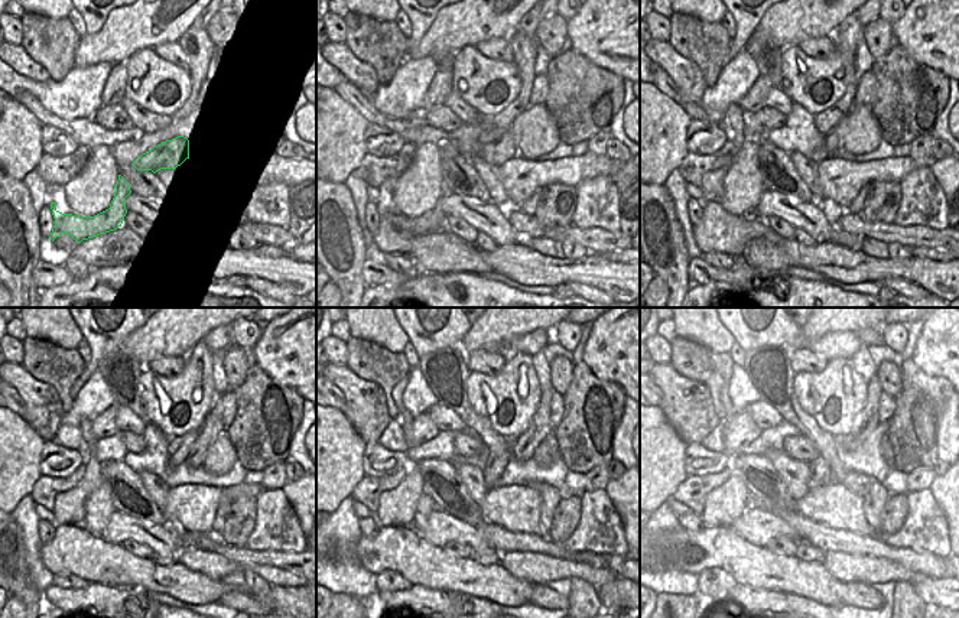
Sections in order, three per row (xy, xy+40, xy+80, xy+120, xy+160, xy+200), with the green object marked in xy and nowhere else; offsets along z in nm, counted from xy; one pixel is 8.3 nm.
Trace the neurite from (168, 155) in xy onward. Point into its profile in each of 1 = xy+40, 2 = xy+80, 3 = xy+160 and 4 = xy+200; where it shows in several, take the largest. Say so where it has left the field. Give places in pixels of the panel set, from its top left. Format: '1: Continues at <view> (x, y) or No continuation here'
1: Continues at xy+40 (497, 152)
2: Continues at xy+80 (834, 140)
3: Continues at xy+160 (524, 445)
4: Continues at xy+200 (870, 413)

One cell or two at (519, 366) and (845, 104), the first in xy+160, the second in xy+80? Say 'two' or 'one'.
two

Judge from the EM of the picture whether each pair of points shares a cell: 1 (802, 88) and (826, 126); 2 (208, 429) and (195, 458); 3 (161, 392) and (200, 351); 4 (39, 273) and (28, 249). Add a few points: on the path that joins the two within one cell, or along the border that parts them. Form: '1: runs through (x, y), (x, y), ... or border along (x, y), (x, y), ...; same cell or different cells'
1: border along (845, 93), (815, 116); different cells
2: runs through (207, 436), (198, 451); same cell
3: runs through (174, 390), (195, 368), (195, 364); same cell
4: border along (38, 260), (32, 270), (32, 279), (41, 288); different cells

